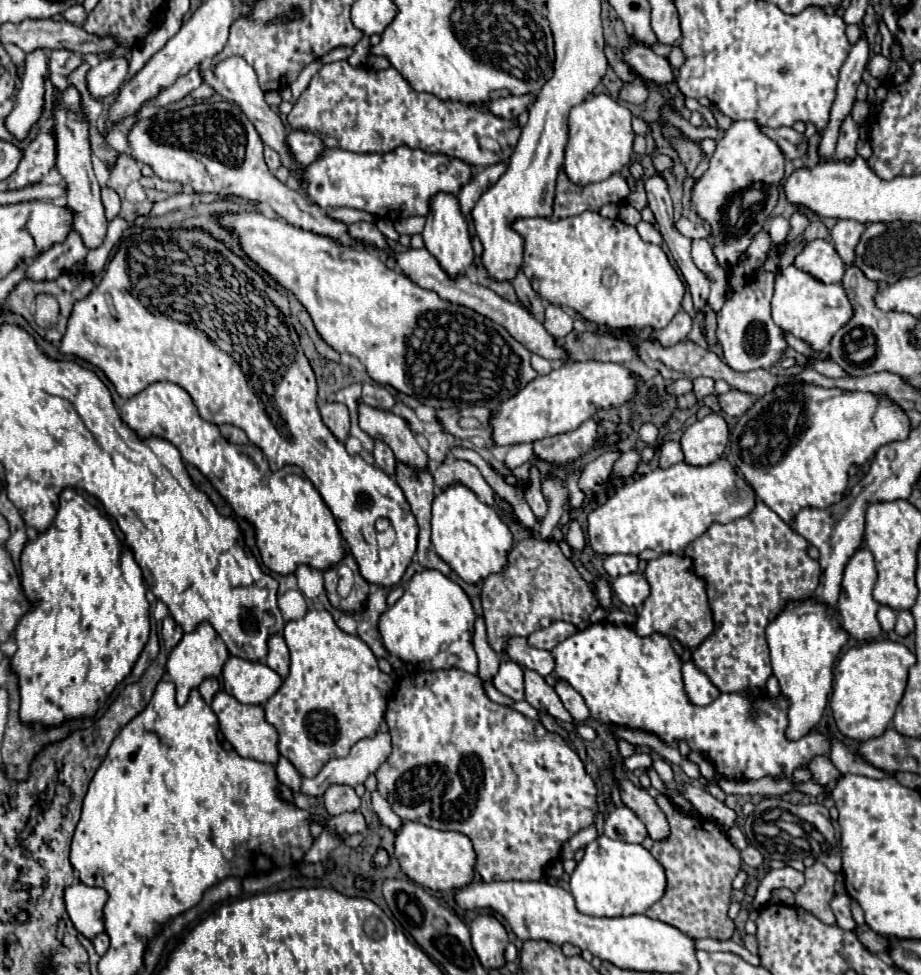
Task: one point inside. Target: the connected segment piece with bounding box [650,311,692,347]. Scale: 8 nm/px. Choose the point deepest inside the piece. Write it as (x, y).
(681, 324)

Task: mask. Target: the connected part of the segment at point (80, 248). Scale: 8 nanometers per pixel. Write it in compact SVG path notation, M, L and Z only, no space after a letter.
M72 231L64 243L54 245L44 255L40 255L34 263L26 267L26 277L32 281L54 281L60 273L70 271L76 263L86 259L88 249L84 247L80 235Z

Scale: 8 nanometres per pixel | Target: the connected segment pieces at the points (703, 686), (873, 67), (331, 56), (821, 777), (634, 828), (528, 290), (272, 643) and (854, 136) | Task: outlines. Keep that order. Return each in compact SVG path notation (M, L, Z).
M686 661L682 665L682 675L686 693L694 705L708 705L720 695L716 685L694 665L694 661Z
M874 55L868 63L868 71L872 77L886 77L890 69L890 59L886 59L884 55Z
M337 47L333 49L323 57L321 57L321 61L323 64L332 63L335 61L341 61L347 59L353 52L352 47Z
M814 757L812 763L808 765L814 773L814 781L818 781L820 785L826 787L826 793L830 793L836 785L836 781L840 779L840 771L832 765L832 761L828 757Z
M618 807L608 815L604 835L610 839L622 839L626 843L642 843L648 837L648 831L632 809Z
M518 271L518 275L512 279L512 285L514 285L514 289L516 289L516 295L518 295L522 307L530 309L530 311L536 313L536 315L544 315L542 301L540 301L540 297L536 295L536 291L532 289L528 277L526 277L522 271Z
M280 633L272 635L268 639L268 655L266 655L266 665L270 669L274 669L282 679L288 675L288 667L290 667L290 653L288 647L284 643L284 637Z
M848 115L838 133L838 143L836 143L836 157L842 161L850 161L856 155L856 141L858 141L858 123Z

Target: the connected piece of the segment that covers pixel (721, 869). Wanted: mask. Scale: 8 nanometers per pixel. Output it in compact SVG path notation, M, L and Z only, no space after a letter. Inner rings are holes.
M664 795L656 797L658 807L666 813L670 823L670 837L666 841L654 843L650 853L666 869L668 887L660 901L656 901L646 915L660 919L668 925L678 927L690 937L712 937L730 939L734 933L734 921L728 917L732 879L738 875L742 859L738 849L730 843L726 833L704 829L704 819L698 815L688 815L678 811Z

